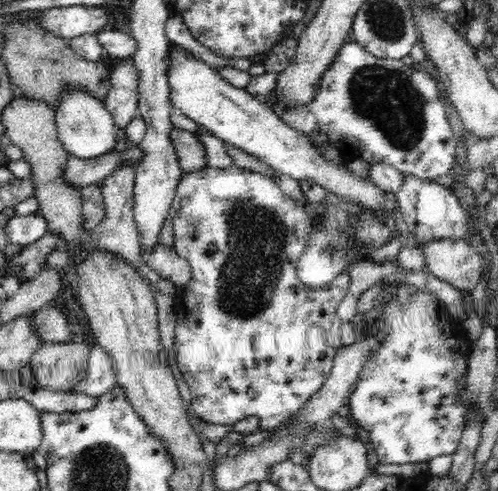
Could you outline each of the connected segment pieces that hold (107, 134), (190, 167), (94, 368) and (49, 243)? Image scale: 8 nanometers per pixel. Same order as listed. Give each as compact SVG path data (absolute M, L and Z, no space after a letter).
M68 90L60 94L60 104L55 111L57 137L62 142L63 150L75 159L96 159L110 152L116 144L116 125L112 114L106 109L104 102L91 98L87 92Z
M173 126L170 138L183 174L194 174L208 167L204 141L200 137Z
M98 343L94 344L89 353L86 378L78 382L70 391L97 398L114 387L115 374L111 368L110 358L107 358L106 352Z
M46 231L46 234L25 246L17 256L10 259L11 276L14 278L32 279L43 272L44 262L46 262L46 254L50 254L56 248L56 242L61 236L53 232Z

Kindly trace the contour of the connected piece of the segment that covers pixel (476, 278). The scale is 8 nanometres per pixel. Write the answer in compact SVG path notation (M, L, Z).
M442 239L430 241L422 248L428 274L446 281L455 289L474 290L482 278L482 255L466 240Z

